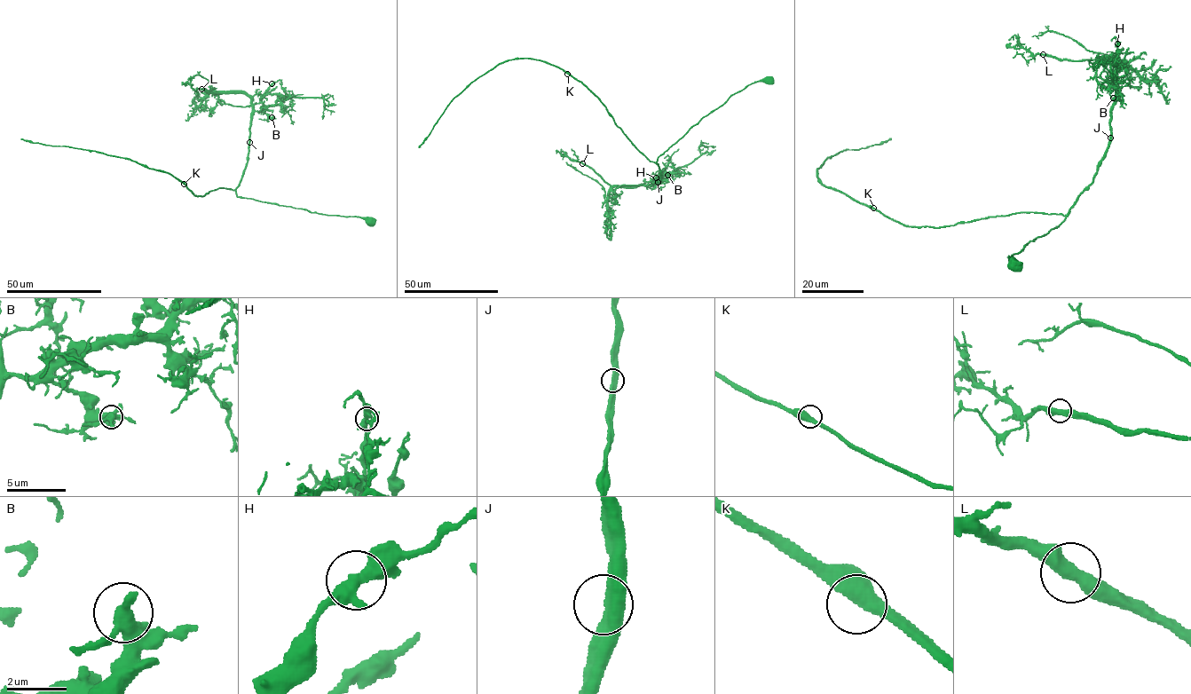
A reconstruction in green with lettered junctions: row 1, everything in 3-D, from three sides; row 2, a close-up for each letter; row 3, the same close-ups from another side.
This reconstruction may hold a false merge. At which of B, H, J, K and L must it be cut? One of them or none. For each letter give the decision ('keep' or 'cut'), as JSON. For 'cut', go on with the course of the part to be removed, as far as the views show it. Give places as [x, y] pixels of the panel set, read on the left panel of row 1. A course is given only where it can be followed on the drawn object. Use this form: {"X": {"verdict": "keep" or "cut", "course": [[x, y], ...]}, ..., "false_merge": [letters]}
{"B": {"verdict": "keep"}, "H": {"verdict": "keep"}, "J": {"verdict": "keep"}, "K": {"verdict": "keep"}, "L": {"verdict": "keep"}, "false_merge": []}

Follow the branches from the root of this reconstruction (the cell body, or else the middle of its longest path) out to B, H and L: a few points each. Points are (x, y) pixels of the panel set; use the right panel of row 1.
B: (1014, 266), (1013, 269), (1008, 256), (1057, 227), (1092, 182), (1111, 140), (1116, 88), (1120, 94), (1113, 98)
H: (1014, 266), (1013, 269), (1008, 256), (1057, 227), (1092, 182), (1111, 140), (1117, 43)
L: (1014, 266), (1008, 256), (1064, 219), (1092, 182), (1111, 140), (1116, 85), (1113, 60), (1060, 60), (1043, 54)

